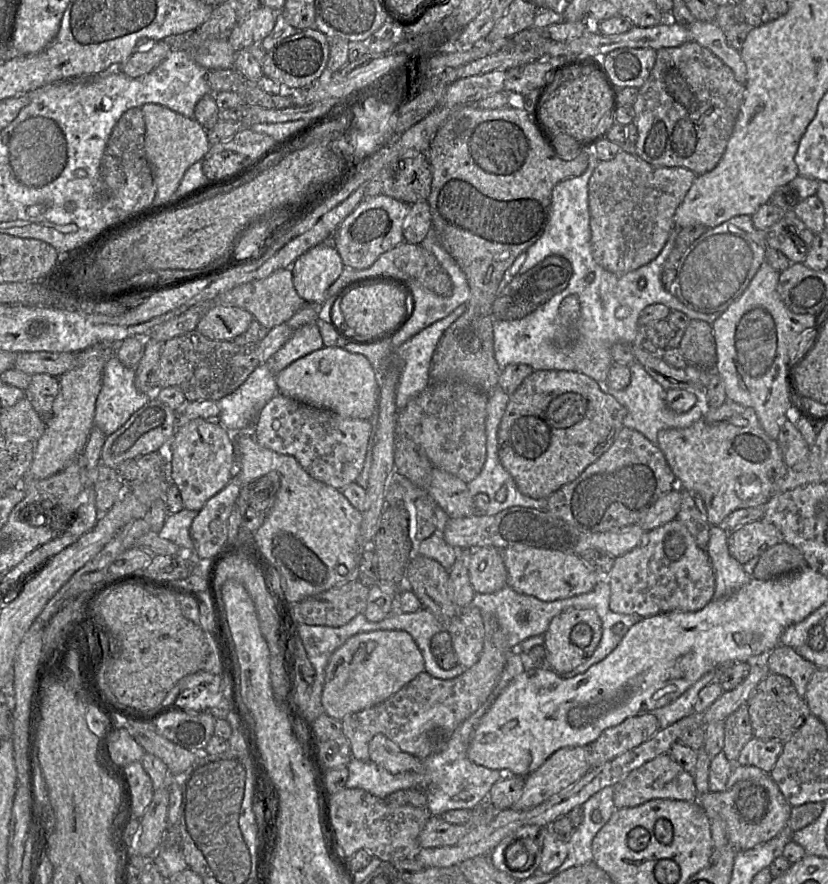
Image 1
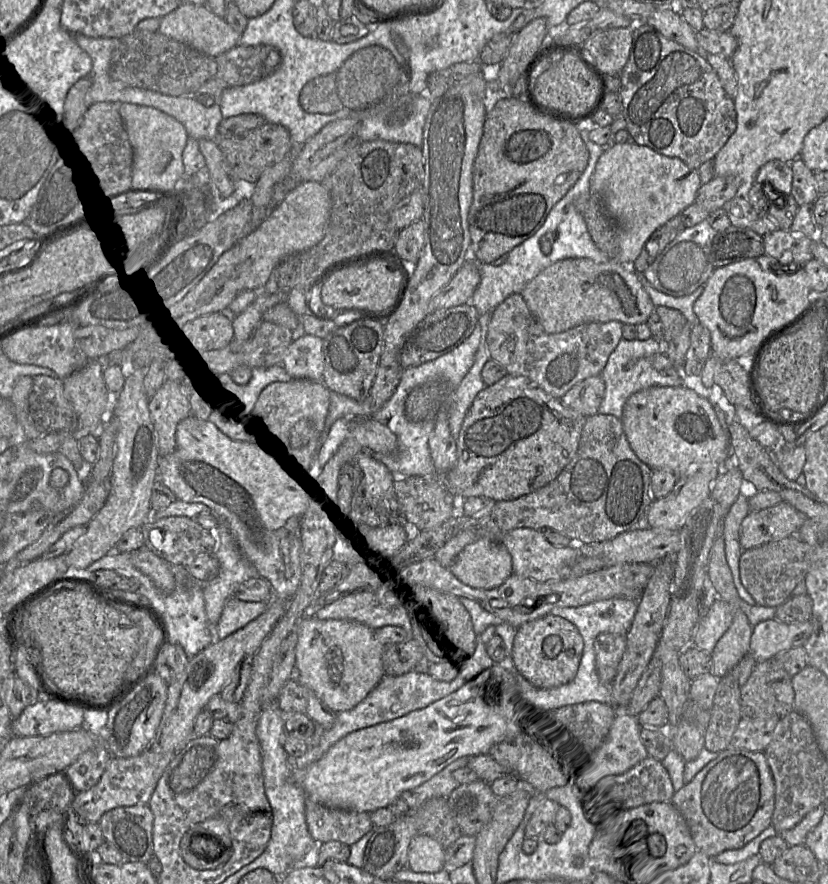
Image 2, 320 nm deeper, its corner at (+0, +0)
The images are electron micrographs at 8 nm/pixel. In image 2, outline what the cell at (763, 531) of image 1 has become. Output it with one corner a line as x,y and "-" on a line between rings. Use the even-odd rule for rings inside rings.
788,503
749,512
739,530
739,543
750,550
770,542
797,535
806,517

